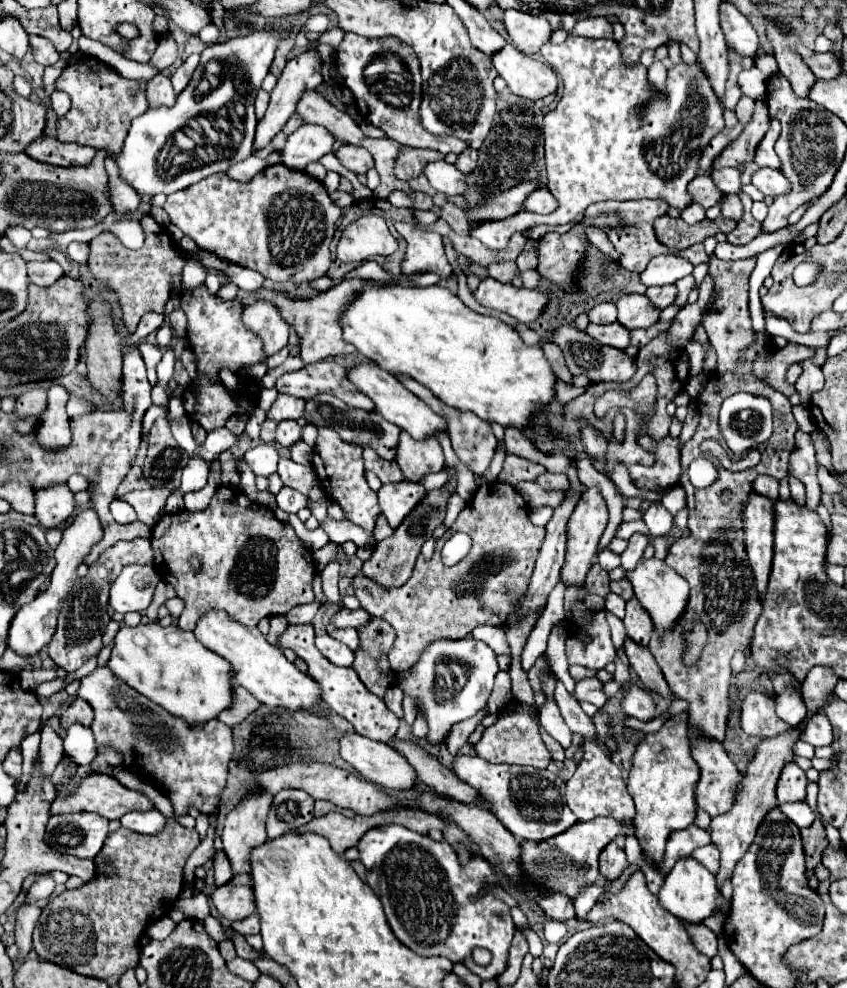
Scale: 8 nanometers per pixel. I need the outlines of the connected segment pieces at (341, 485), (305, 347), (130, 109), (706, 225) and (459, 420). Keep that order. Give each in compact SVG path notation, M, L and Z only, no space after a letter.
M320 426L318 428L318 440L316 440L316 446L314 446L312 466L316 470L316 476L318 476L324 492L334 502L338 502L342 506L342 510L346 512L346 518L352 520L354 524L366 528L368 532L372 532L372 528L376 524L376 516L380 514L380 506L378 506L376 492L368 486L368 482L364 478L362 448L342 442L336 432Z
M346 280L346 282L340 282L338 286L326 290L326 292L318 292L314 298L294 298L286 292L278 292L278 290L268 290L268 288L258 288L254 294L258 296L258 300L266 300L266 302L272 302L280 316L284 318L284 322L296 330L298 334L298 340L300 340L300 356L302 356L302 362L310 364L310 362L318 362L326 356L338 356L338 354L352 354L356 348L346 344L344 338L342 338L342 328L338 324L338 316L340 312L344 310L344 306L352 300L352 296L362 290L366 284L366 280Z
M86 56L80 64L66 66L56 80L56 88L64 90L72 98L72 108L66 116L58 118L56 124L58 140L76 142L80 146L106 148L112 154L120 152L132 118L148 110L144 96L146 84L122 78L110 64L104 64L94 56Z
M664 214L662 218L654 220L654 232L658 242L668 246L674 252L680 252L692 244L704 242L708 236L714 236L716 232L732 232L736 228L736 220L718 216L716 220L700 220L694 226L688 226L682 218L672 218Z
M398 376L398 380L400 380L412 394L416 394L422 402L426 402L436 414L442 414L442 418L446 418L448 436L450 436L450 440L452 440L452 448L454 448L456 456L458 456L474 474L484 474L486 468L490 466L490 460L492 460L494 450L496 450L496 444L498 444L496 436L492 434L490 424L488 424L488 422L482 422L482 418L478 418L478 416L474 416L474 414L470 414L470 412L462 412L462 410L454 410L452 406L446 406L440 398L434 398L434 394L432 394L428 388L424 388L422 384L418 384L418 382L412 380L412 378Z

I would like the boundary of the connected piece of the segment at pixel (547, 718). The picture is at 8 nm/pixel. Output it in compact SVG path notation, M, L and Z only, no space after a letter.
M546 680L544 682L544 694L546 694L548 702L540 708L540 724L544 726L544 730L550 736L554 736L564 748L568 748L572 744L572 730L566 726L564 718L560 716L560 710L552 700L552 690L554 690L554 682Z

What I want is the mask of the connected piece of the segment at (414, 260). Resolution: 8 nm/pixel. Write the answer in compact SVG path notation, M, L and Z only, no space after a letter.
M398 222L396 230L406 238L406 254L402 260L402 274L434 272L438 276L450 276L452 266L444 254L442 236L436 232L420 230L416 224Z

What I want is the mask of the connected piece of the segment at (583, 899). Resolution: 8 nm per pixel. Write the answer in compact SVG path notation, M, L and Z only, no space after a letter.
M588 886L584 892L578 894L578 898L574 900L574 908L576 908L576 918L578 920L586 920L588 912L592 910L592 906L596 904L598 896L602 894L602 888L600 886Z

